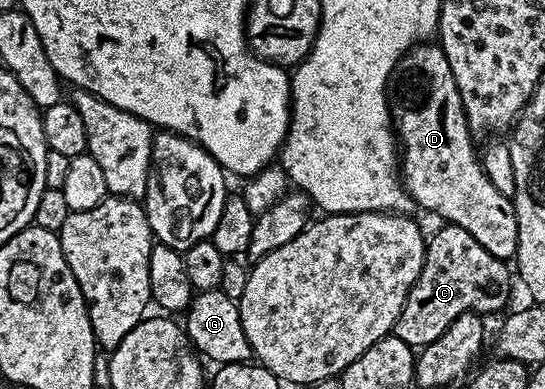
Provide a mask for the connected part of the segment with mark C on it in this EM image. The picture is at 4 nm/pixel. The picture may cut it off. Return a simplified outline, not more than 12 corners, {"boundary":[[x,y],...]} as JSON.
{"boundary":[[471,232],[428,239],[391,331],[414,348],[509,302],[511,270]]}

